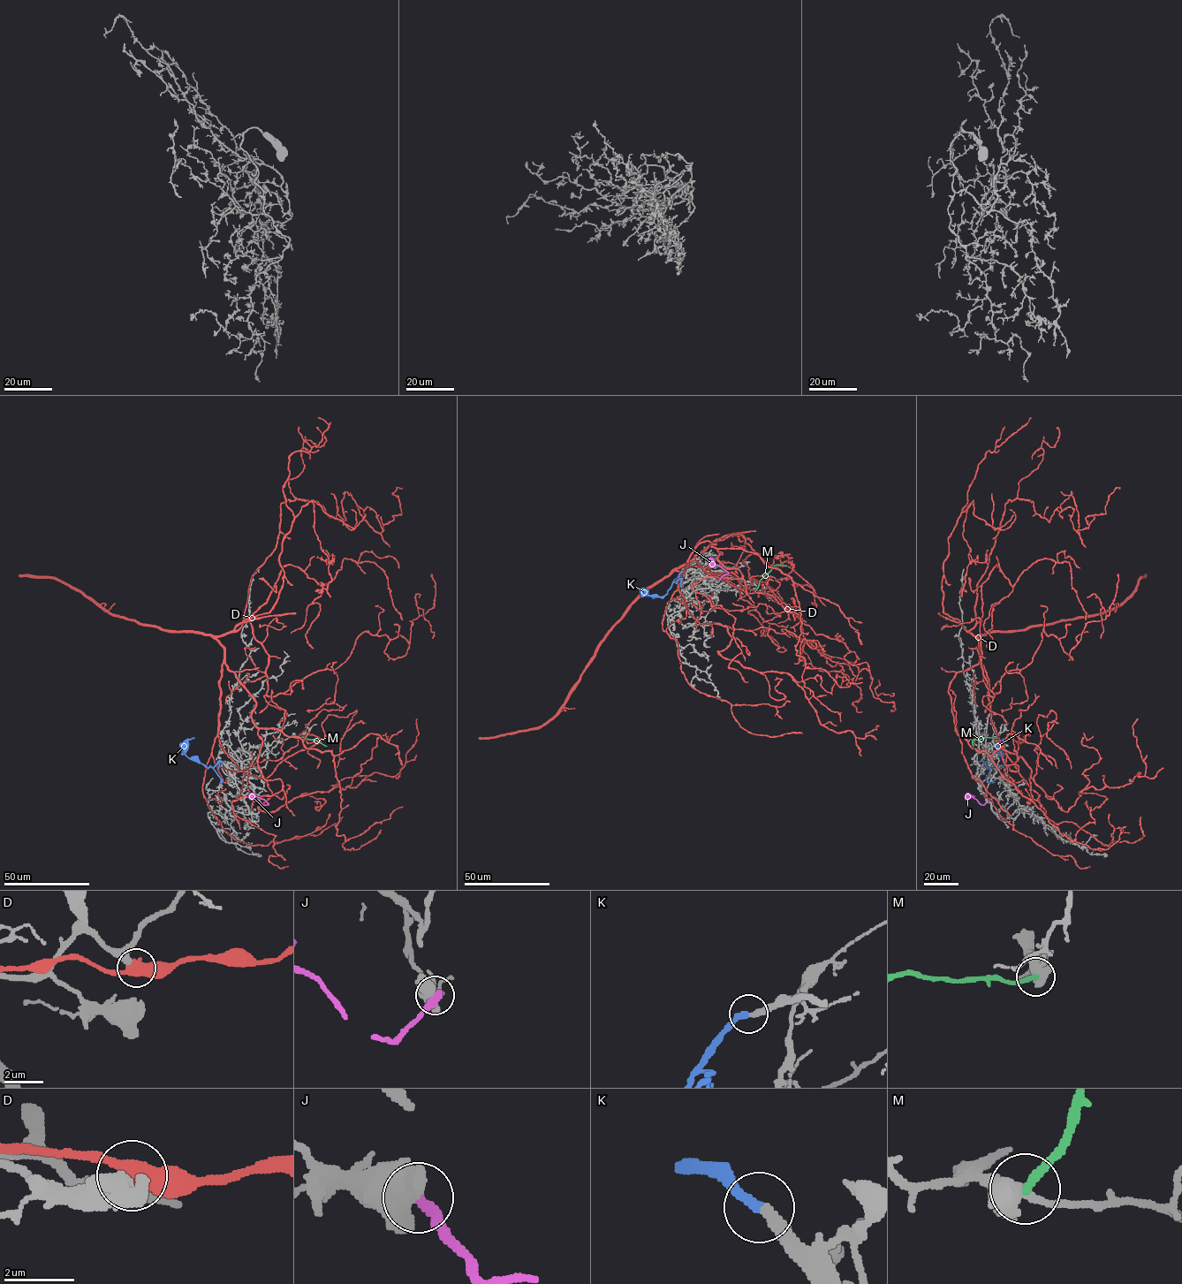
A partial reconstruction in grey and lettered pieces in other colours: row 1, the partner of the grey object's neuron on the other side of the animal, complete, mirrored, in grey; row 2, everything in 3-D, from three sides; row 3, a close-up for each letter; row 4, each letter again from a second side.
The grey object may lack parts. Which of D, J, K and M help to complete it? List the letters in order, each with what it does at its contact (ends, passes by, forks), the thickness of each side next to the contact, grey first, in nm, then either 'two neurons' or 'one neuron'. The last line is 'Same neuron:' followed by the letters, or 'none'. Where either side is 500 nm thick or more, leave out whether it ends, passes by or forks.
D: it passes by | 240/460 nm | two neurons
J: 550/360 nm | two neurons
K: it ends | 280/280 nm | one neuron
M: it ends | 320/260 nm | two neurons
Same neuron: K

